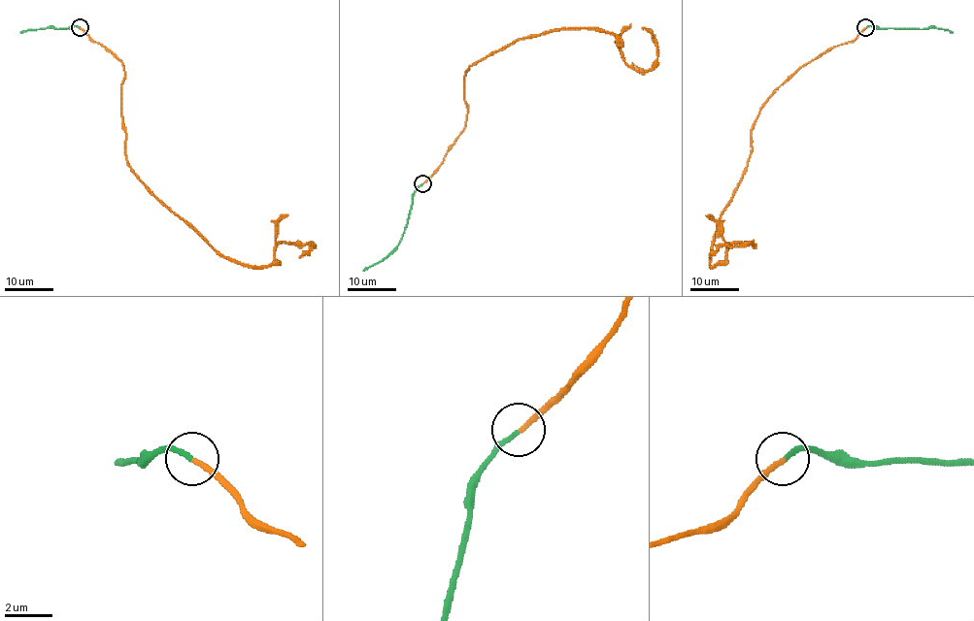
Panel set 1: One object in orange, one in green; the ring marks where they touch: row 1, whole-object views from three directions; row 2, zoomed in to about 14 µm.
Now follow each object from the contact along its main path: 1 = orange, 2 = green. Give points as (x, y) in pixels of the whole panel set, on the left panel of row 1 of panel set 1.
1: (80, 28), (123, 64), (122, 124), (132, 172), (217, 250), (267, 266), (279, 244), (315, 245), (299, 256)
2: (80, 28), (42, 28), (20, 33)

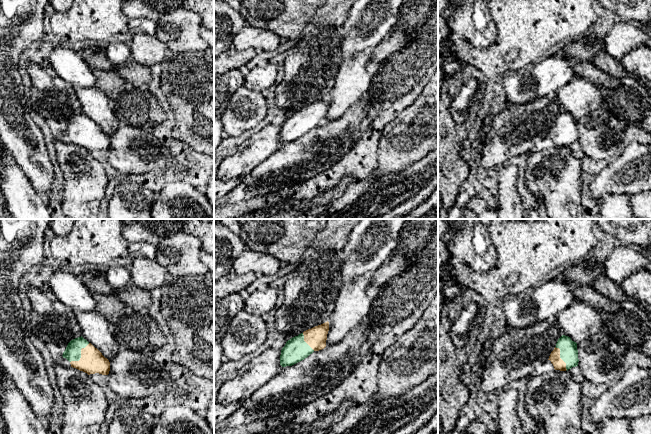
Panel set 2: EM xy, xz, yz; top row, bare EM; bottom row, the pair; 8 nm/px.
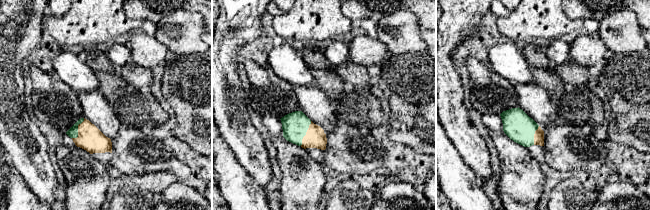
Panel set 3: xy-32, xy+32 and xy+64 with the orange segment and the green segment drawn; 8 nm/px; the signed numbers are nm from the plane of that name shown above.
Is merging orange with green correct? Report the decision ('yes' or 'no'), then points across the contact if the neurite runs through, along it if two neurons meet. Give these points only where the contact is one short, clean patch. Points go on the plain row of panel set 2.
yes; way xy (92, 137), (81, 131), (72, 128)

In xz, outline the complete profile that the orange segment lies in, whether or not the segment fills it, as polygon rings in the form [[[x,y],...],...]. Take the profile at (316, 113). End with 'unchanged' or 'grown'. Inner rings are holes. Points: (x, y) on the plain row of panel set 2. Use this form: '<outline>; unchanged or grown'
[[[327,97],[288,116],[281,126],[280,141],[292,142],[307,134],[314,127],[324,125],[328,107],[329,98]]]; grown

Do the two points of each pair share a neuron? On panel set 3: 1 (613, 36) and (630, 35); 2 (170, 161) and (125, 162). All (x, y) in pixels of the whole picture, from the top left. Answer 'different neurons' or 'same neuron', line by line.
1: same neuron
2: same neuron

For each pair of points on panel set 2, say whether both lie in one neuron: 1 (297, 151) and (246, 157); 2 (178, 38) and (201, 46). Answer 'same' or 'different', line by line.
1: different
2: same

